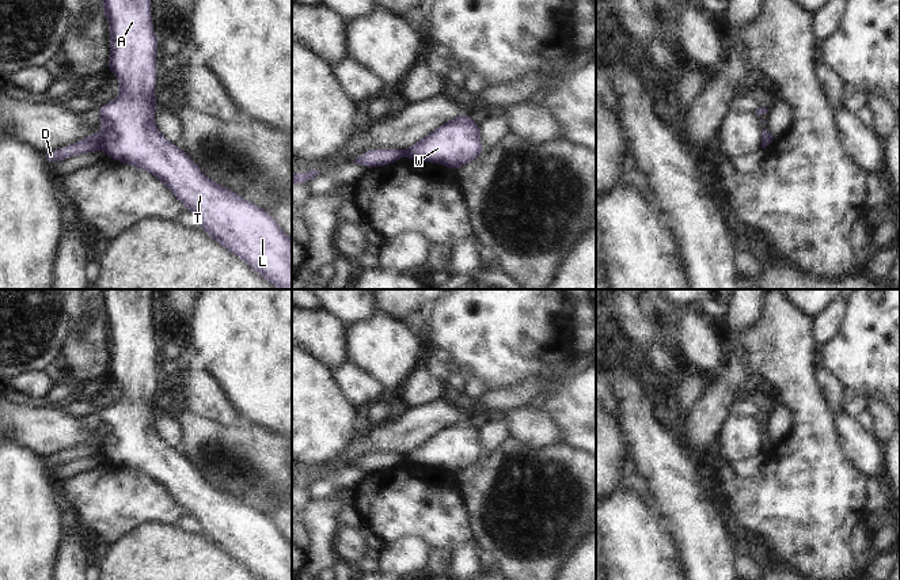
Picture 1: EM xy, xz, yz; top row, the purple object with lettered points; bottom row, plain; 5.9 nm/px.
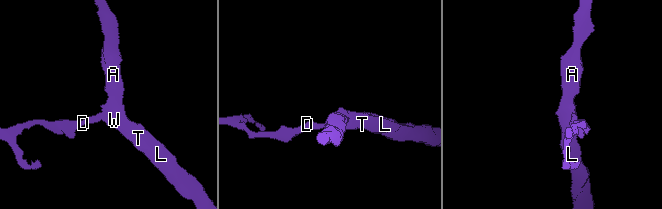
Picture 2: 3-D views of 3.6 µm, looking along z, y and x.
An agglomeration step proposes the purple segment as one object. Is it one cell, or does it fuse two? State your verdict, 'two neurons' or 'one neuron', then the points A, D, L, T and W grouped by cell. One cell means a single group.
two neurons | A L T W / D

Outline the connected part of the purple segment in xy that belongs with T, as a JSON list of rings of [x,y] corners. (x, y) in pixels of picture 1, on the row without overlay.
[[[102,289],[102,312],[110,326],[110,367],[107,374],[115,378],[121,395],[115,405],[96,413],[100,418],[99,427],[103,429],[99,452],[117,466],[147,474],[162,485],[185,508],[186,513],[198,522],[204,537],[214,542],[228,556],[244,564],[259,579],[292,580],[292,543],[282,537],[270,518],[209,484],[186,456],[159,437],[153,427],[159,409],[153,394],[156,390],[156,353],[160,346],[153,338],[151,323],[151,299],[155,295],[156,289]]]

